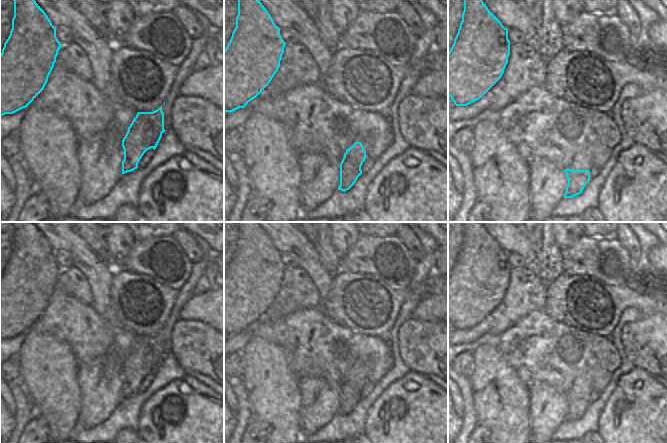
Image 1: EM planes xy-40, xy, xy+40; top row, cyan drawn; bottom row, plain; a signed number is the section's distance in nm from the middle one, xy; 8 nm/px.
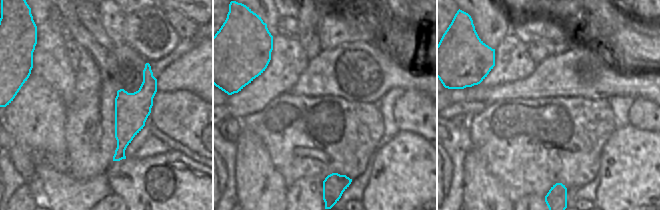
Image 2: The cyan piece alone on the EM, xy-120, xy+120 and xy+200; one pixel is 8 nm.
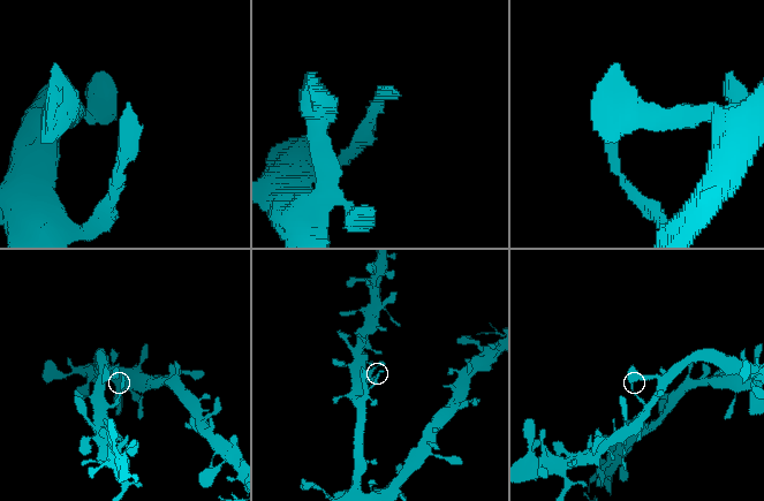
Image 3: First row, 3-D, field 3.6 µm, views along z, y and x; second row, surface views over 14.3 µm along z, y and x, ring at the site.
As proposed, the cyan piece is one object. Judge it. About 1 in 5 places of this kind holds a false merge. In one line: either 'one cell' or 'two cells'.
one cell

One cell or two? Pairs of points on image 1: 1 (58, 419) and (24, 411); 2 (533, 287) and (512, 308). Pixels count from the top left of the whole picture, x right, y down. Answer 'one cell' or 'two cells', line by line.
1: two cells
2: one cell

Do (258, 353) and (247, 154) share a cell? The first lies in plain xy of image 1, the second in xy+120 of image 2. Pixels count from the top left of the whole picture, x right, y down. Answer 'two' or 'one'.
one

